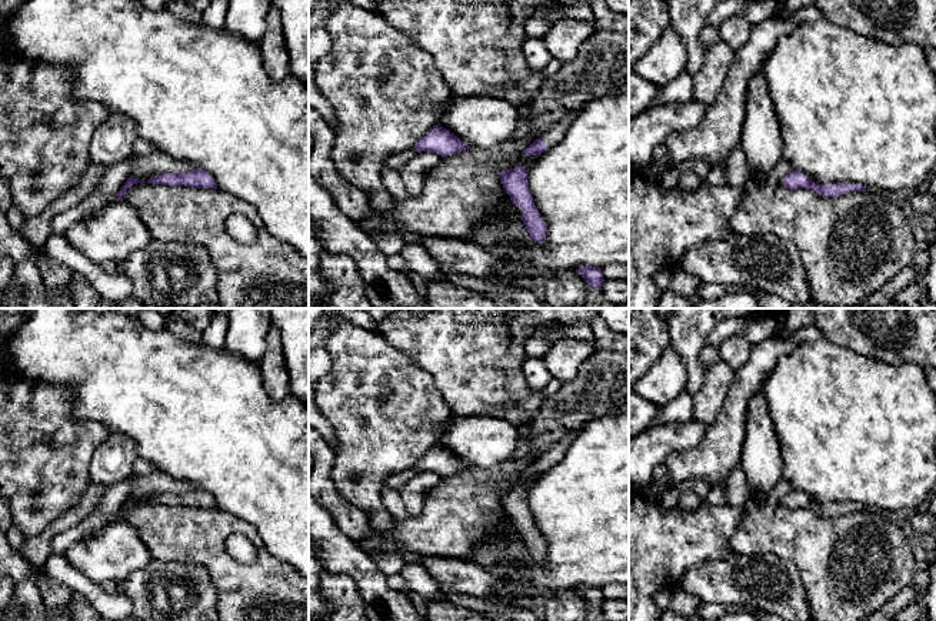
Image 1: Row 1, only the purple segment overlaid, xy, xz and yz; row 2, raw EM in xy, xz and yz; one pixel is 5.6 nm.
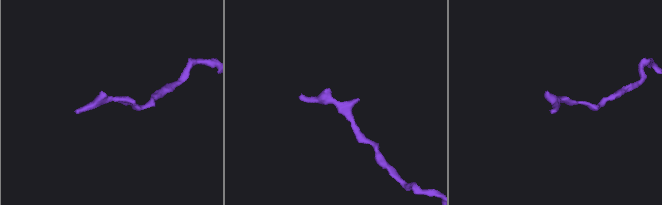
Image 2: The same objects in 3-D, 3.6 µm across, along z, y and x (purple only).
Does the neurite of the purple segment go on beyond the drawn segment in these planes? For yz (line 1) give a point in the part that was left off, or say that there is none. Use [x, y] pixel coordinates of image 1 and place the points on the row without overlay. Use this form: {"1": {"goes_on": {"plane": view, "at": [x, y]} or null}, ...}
{"1": {"goes_on": null}}

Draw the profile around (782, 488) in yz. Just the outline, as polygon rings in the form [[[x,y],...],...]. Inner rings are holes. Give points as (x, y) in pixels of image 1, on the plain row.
[[[785,480],[776,483],[769,493],[756,493],[749,488],[747,505],[777,505],[792,490],[792,485]]]

